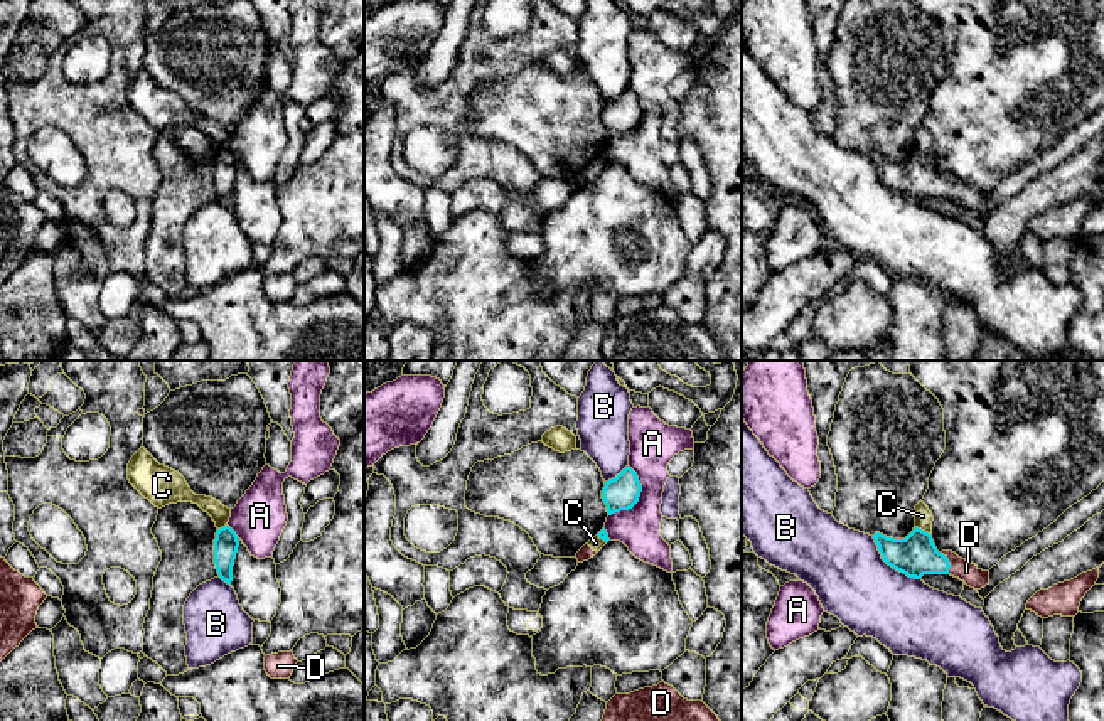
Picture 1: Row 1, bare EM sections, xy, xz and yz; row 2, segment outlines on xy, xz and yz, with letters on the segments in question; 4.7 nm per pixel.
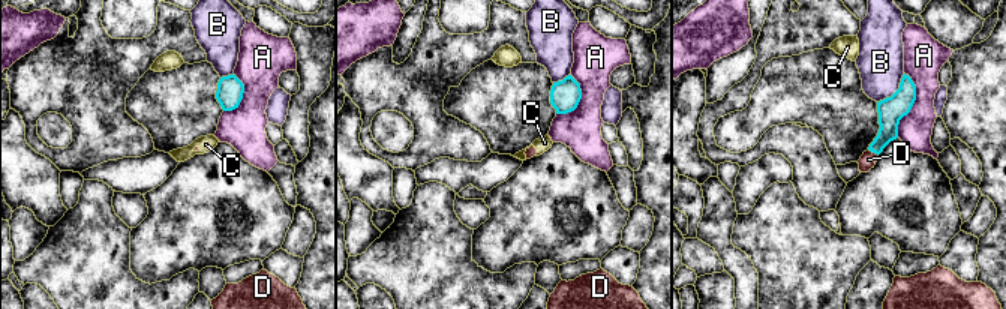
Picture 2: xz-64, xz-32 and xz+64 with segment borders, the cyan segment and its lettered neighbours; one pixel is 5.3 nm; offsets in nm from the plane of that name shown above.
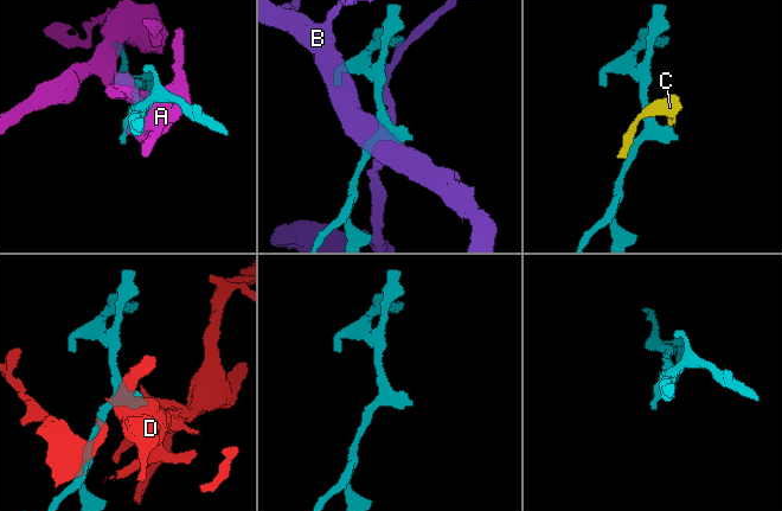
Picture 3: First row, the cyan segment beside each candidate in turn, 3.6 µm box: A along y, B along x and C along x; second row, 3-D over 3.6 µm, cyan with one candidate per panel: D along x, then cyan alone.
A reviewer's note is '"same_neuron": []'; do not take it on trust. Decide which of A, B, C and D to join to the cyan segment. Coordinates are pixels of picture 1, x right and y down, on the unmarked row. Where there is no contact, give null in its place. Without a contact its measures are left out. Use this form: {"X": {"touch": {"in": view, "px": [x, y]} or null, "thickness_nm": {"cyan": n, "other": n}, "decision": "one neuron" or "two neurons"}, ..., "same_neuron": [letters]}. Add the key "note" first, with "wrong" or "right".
{"note": "wrong", "A": {"touch": {"in": "xz", "px": [639, 118]}, "thickness_nm": {"cyan": 160, "other": 220}, "decision": "two neurons"}, "B": {"touch": {"in": "yz", "px": [890, 187]}, "thickness_nm": {"cyan": 200, "other": 360}, "decision": "two neurons"}, "C": {"touch": {"in": "yz", "px": [921, 152]}, "thickness_nm": {"cyan": 200, "other": 80}, "decision": "two neurons"}, "D": {"touch": {"in": "yz", "px": [948, 186]}, "thickness_nm": {"cyan": 200, "other": 100}, "decision": "one neuron"}, "same_neuron": ["D"]}

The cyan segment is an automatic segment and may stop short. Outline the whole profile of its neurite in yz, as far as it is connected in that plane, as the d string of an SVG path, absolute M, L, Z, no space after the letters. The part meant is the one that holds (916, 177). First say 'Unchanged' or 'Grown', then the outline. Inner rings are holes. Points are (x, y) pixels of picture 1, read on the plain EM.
Grown. M914 150L905 162L887 160L880 155L873 162L882 182L908 200L920 202L924 197L951 197L974 212L989 207L989 194L979 192L952 174L939 175L932 158L919 150Z

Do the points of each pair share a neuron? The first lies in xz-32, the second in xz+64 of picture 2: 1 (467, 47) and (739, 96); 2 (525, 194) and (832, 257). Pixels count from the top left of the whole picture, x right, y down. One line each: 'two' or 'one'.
1: one
2: two

